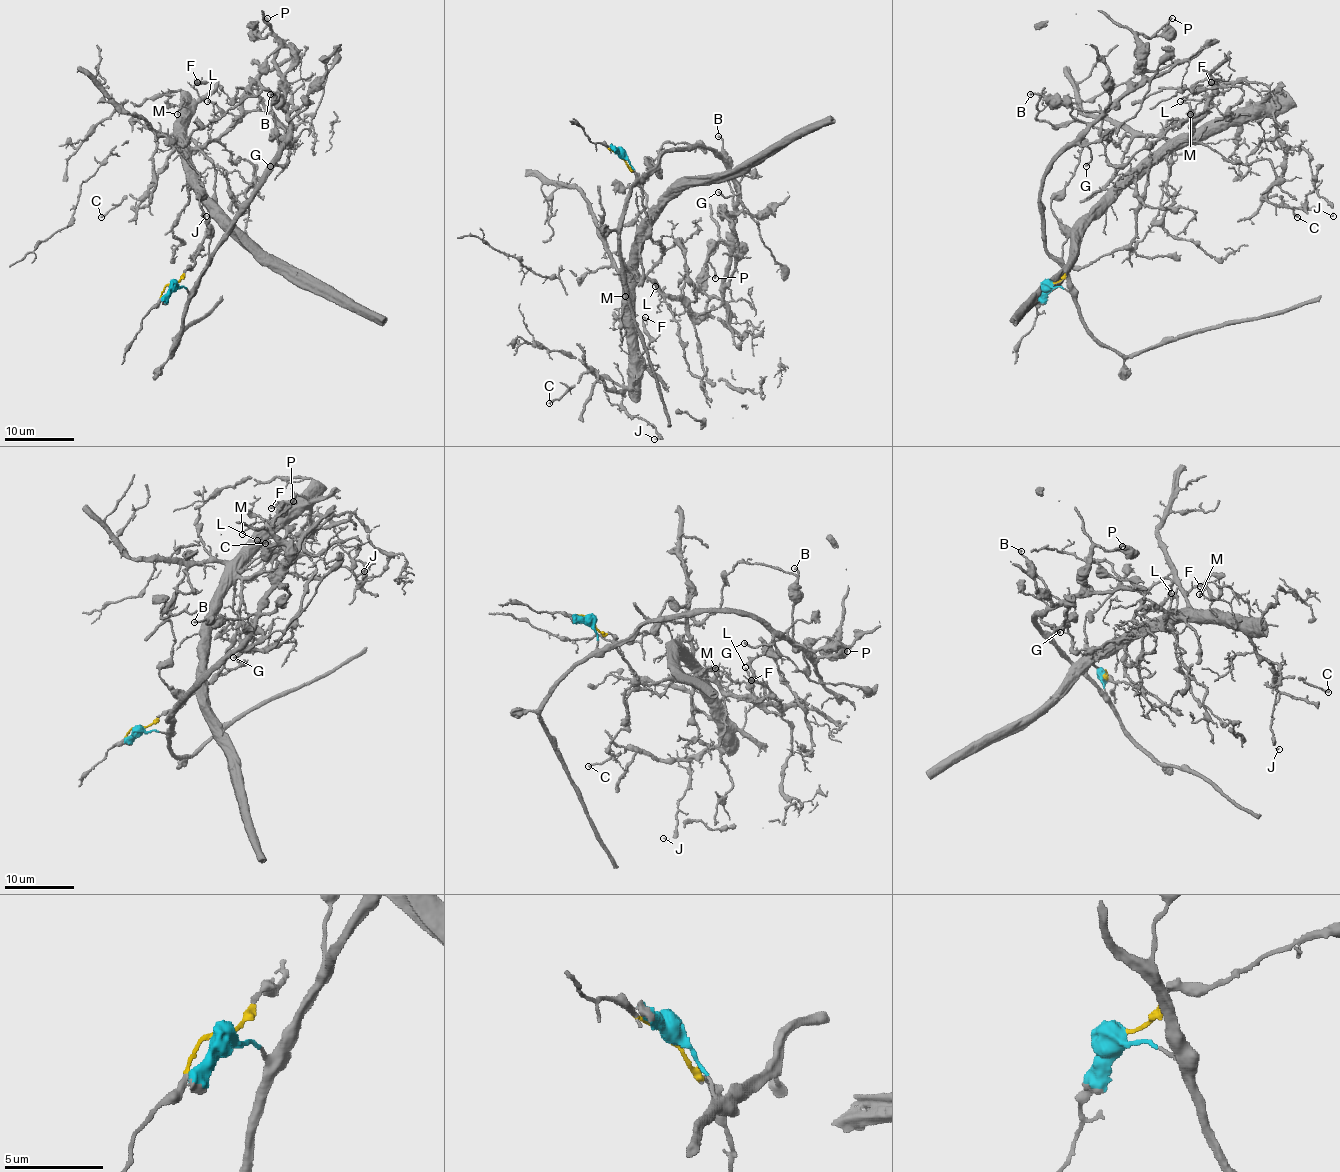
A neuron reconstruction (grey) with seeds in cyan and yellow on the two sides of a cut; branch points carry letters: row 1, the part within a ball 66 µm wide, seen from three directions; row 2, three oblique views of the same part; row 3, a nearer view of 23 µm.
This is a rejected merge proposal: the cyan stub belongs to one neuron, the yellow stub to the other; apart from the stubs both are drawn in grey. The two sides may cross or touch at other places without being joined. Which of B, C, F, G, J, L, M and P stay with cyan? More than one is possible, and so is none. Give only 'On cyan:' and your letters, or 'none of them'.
On cyan: B, G, P

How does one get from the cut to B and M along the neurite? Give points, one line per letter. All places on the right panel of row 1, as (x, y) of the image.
B: (1049, 284), (1071, 289), (1066, 272), (1045, 246), (1044, 171), (1099, 114), (1030, 95)
M: (1051, 284), (1068, 269), (1129, 243), (1146, 170), (1167, 149), (1202, 138), (1223, 116), (1203, 102), (1190, 114)

